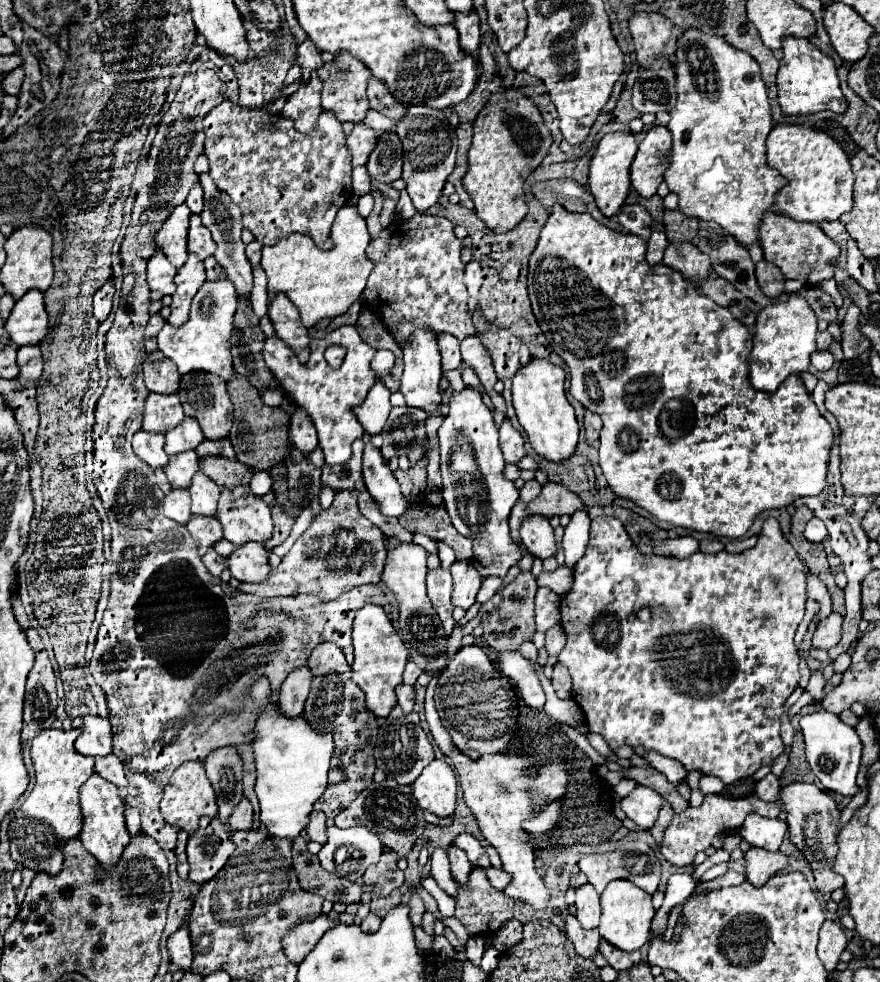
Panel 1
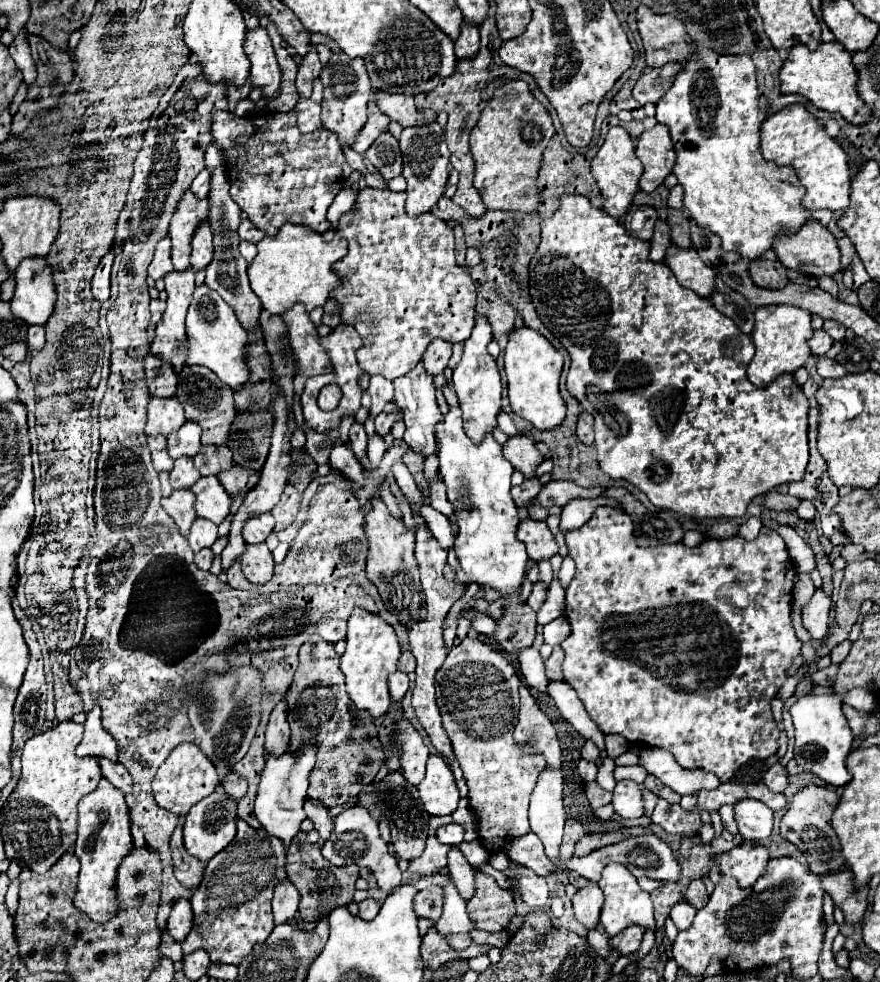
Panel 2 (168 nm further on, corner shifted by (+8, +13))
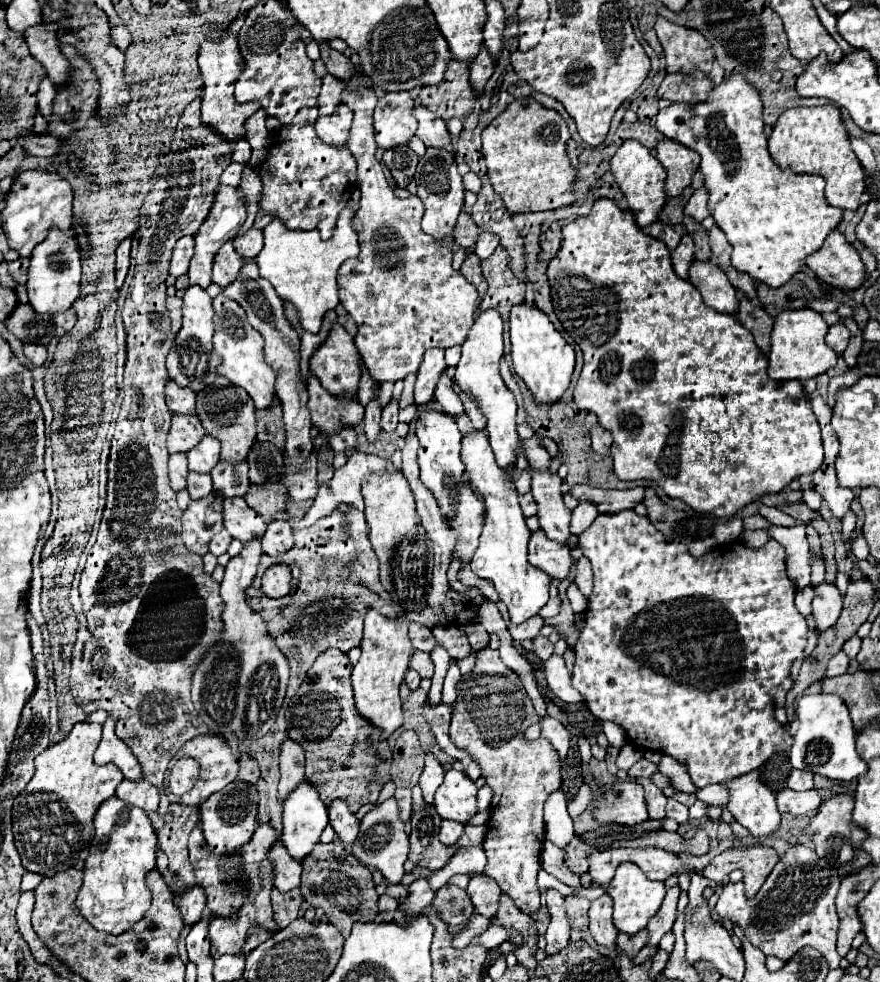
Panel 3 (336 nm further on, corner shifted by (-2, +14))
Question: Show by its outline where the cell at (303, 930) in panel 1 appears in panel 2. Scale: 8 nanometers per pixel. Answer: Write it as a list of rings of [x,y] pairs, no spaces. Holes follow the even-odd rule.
[[[283,879],[273,891],[273,915],[275,923],[289,923],[295,919],[299,907],[299,891],[289,879]]]

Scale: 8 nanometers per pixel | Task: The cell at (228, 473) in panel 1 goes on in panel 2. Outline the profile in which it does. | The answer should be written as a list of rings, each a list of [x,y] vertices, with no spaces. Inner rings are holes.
[[[233,465],[231,469],[219,473],[217,479],[221,481],[221,485],[225,487],[225,491],[231,497],[245,497],[257,485],[259,473],[251,471],[251,469],[243,469],[243,467]]]

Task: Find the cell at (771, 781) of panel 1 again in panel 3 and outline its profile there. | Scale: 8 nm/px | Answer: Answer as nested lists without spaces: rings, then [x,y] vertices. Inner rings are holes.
[[[793,770],[787,778],[787,786],[791,790],[811,790],[813,788],[813,774],[807,770]]]

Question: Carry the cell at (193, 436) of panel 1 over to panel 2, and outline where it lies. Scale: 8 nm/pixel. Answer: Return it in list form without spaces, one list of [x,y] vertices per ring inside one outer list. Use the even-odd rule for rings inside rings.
[[[187,421],[185,427],[181,427],[177,433],[167,435],[167,449],[171,459],[177,459],[181,455],[195,457],[201,447],[201,427],[197,423]]]

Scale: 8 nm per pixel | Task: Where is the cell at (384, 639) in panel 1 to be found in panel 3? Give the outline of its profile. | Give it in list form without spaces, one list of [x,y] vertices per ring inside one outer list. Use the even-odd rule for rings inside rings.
[[[369,608],[365,614],[365,630],[361,640],[361,658],[353,666],[351,682],[355,692],[355,704],[363,718],[371,720],[373,726],[383,730],[383,738],[389,738],[403,724],[399,686],[409,668],[409,658],[413,654],[411,640],[407,636],[407,622],[403,618],[387,618],[377,610]]]

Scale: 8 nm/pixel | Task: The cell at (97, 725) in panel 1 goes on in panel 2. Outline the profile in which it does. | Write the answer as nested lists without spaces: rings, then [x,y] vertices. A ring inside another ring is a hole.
[[[93,707],[87,713],[85,735],[81,745],[77,747],[79,757],[105,757],[109,761],[117,761],[117,741],[103,729],[101,725],[101,709]]]

